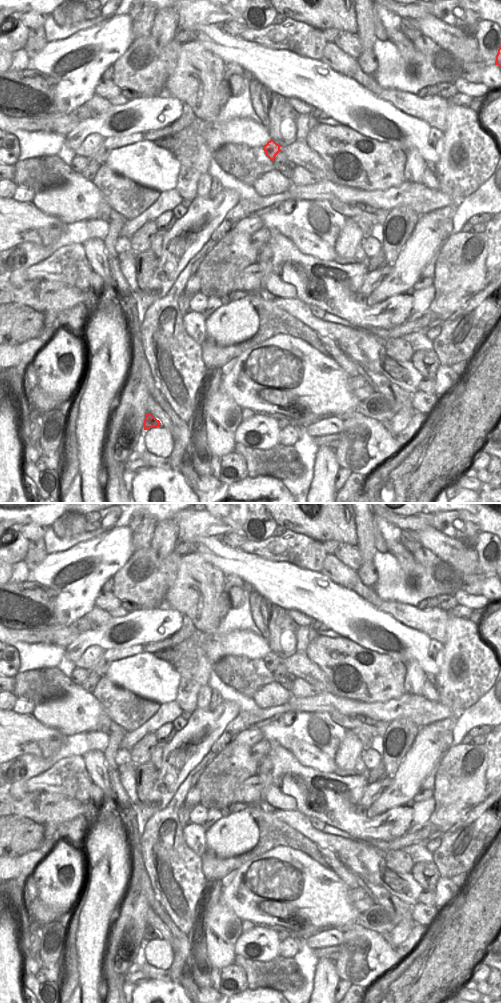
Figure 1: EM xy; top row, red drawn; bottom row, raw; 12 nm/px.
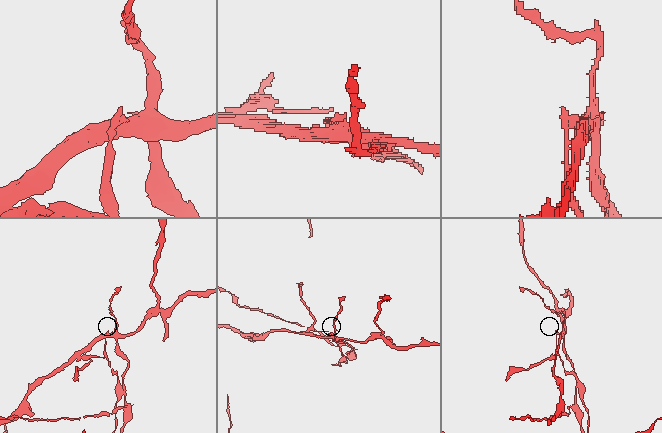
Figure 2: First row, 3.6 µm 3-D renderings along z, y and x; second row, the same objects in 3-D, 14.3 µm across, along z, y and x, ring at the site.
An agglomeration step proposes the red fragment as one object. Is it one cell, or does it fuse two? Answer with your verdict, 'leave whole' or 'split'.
split

